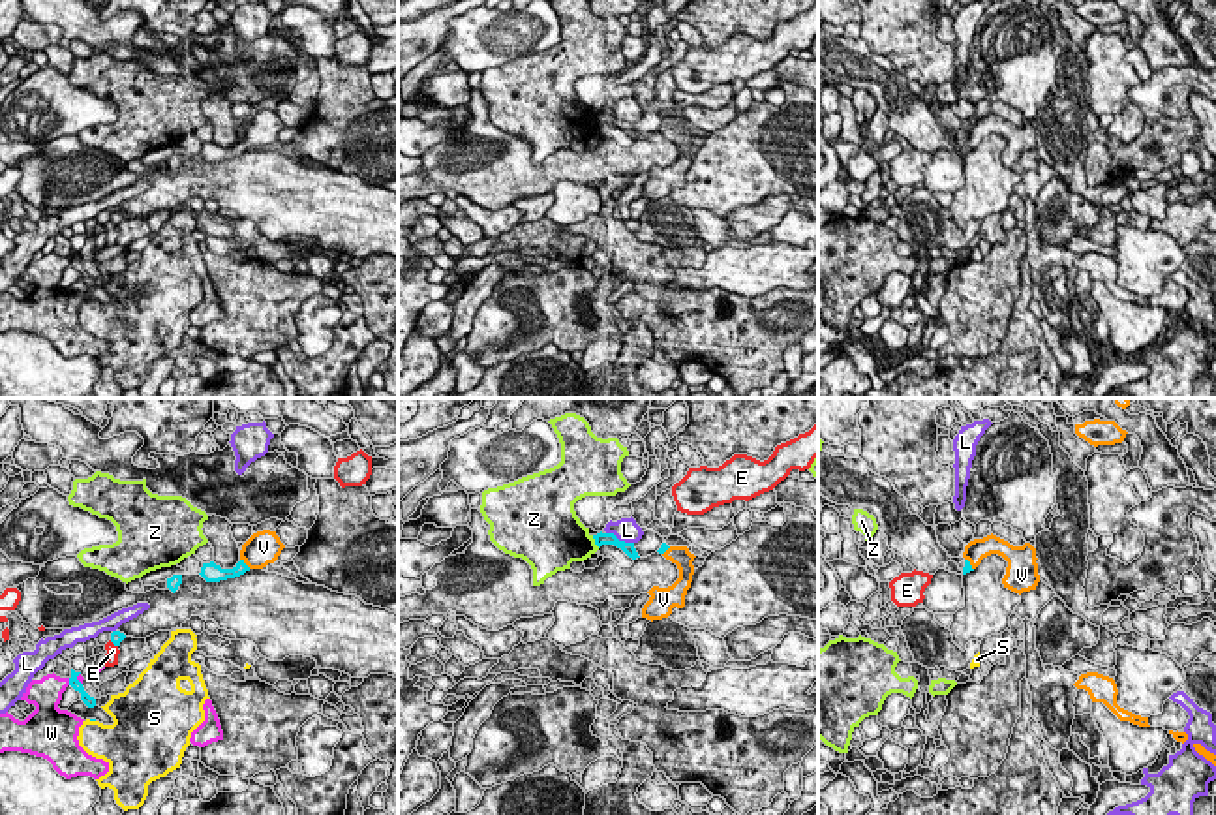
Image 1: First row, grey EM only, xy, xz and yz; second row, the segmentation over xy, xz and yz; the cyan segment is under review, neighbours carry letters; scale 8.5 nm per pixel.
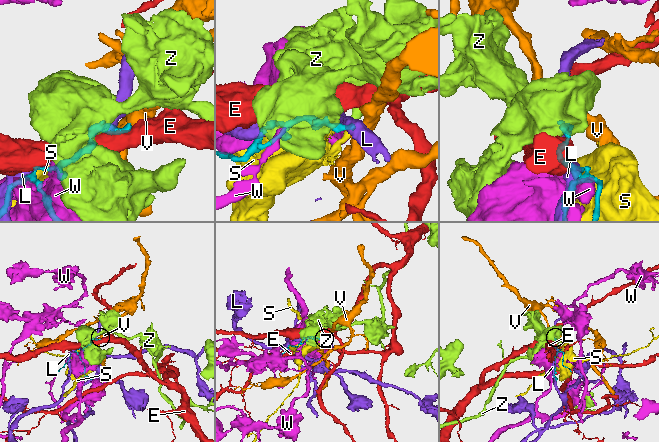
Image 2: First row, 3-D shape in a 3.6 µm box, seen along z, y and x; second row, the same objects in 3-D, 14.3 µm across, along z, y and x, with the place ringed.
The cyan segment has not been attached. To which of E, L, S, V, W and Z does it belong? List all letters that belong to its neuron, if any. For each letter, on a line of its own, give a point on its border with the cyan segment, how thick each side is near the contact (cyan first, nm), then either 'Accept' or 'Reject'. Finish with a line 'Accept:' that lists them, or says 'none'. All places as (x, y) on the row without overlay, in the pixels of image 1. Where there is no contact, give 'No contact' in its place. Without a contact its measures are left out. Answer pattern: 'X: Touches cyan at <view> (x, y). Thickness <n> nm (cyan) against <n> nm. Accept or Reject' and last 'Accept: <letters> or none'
E: Touches cyan at xy (113, 222). Thickness 120 nm (cyan) against 100 nm. Reject
L: Touches cyan at xz (618, 119). Thickness 100 nm (cyan) against 200 nm. Reject
S: Touches cyan at xy (92, 299). Thickness 30 nm (cyan) against 320 nm. Reject
V: Touches cyan at xy (244, 143). Thickness 120 nm (cyan) against 280 nm. Accept
W: Touches cyan at xy (70, 261). Thickness 90 nm (cyan) against 280 nm. Reject
Z: Touches cyan at xz (595, 121). Thickness 100 nm (cyan) against 380 nm. Reject
Accept: V

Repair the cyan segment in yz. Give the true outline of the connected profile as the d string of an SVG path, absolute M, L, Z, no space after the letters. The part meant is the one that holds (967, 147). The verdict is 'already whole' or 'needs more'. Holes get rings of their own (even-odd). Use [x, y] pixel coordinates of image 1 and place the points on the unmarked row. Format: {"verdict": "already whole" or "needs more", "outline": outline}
{"verdict": "needs more", "outline": "M993 113L983 118L974 118L965 126L963 154L974 150L981 139L991 133L998 133L1008 141L1006 154L1002 158L1004 167L1019 175L1023 171L1036 169L1040 161L1036 128L1030 122L1013 126Z"}

